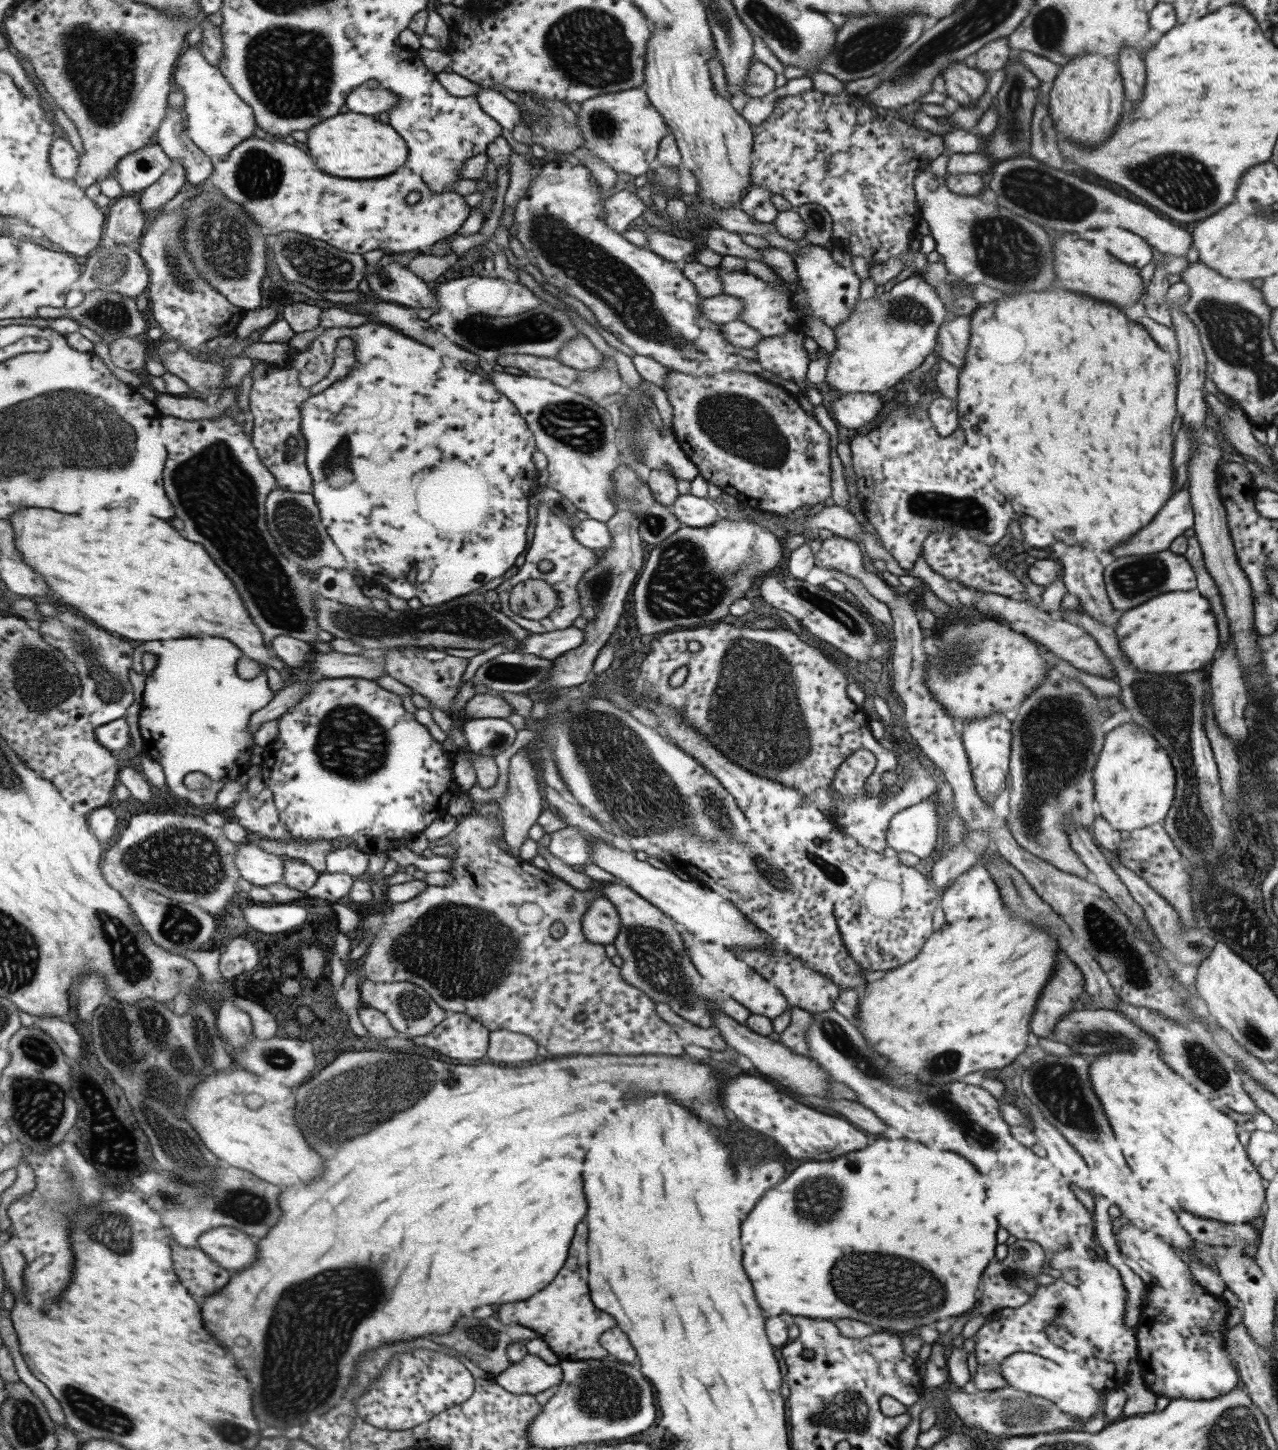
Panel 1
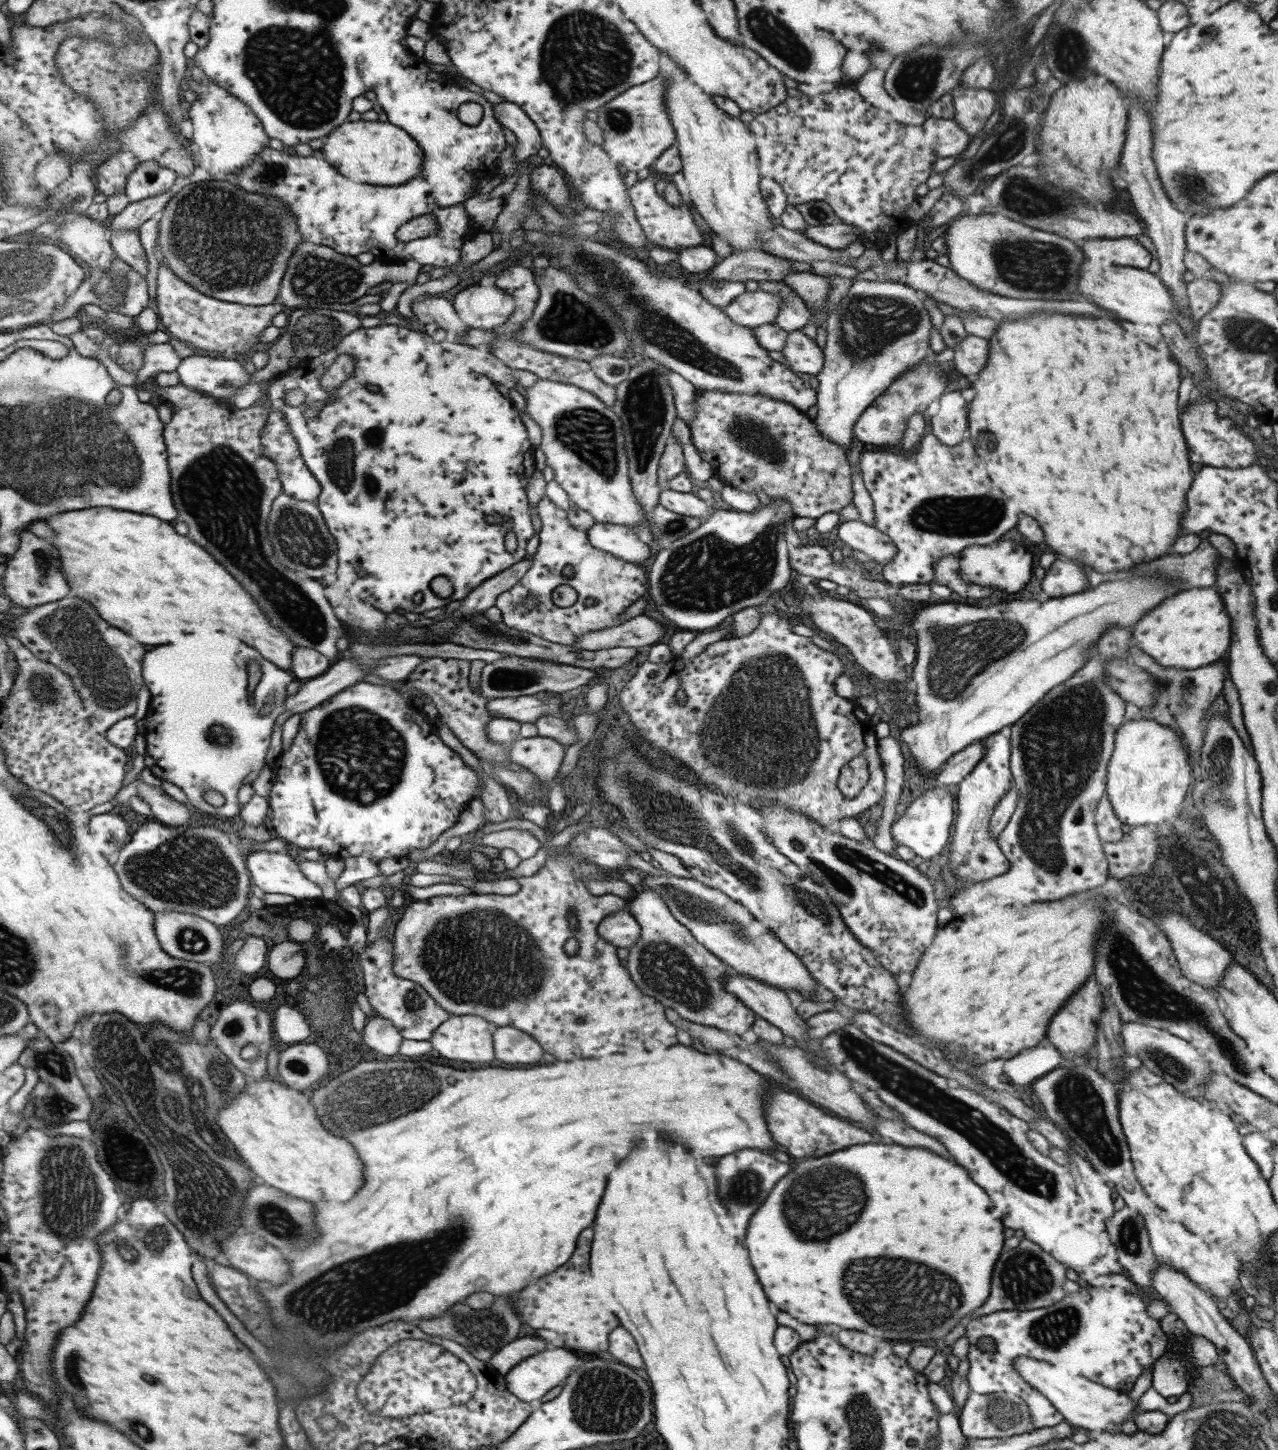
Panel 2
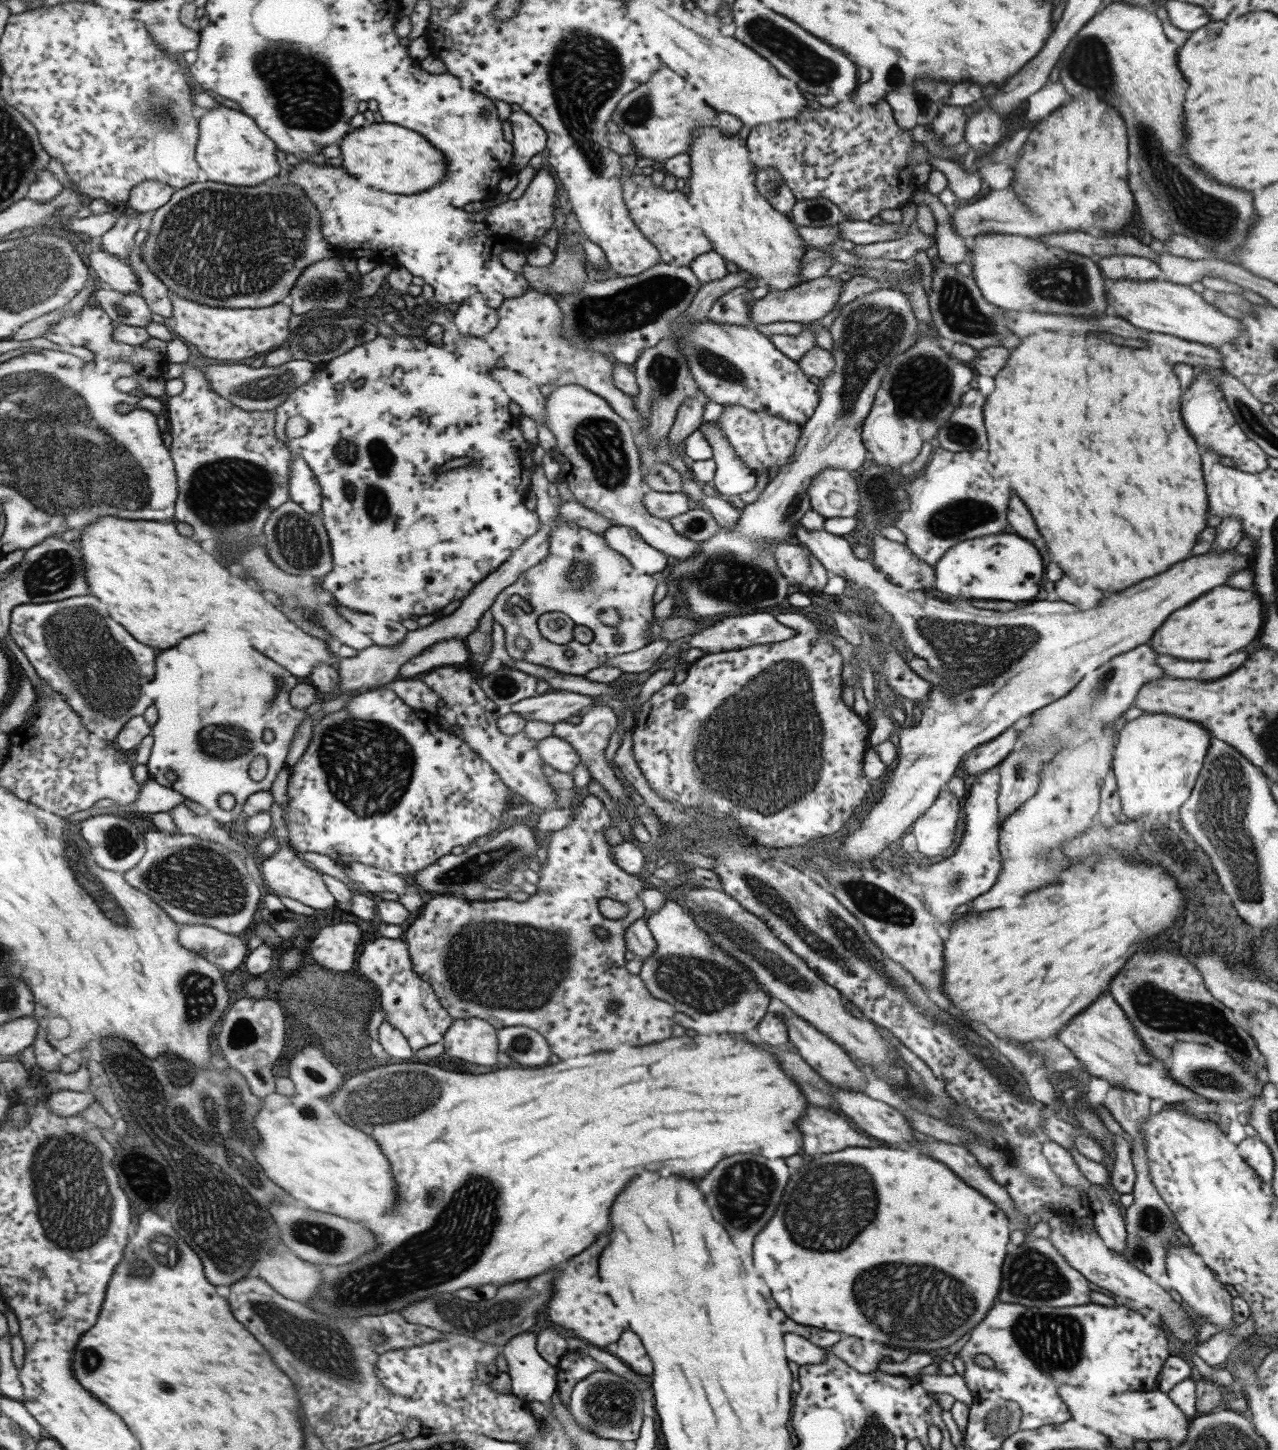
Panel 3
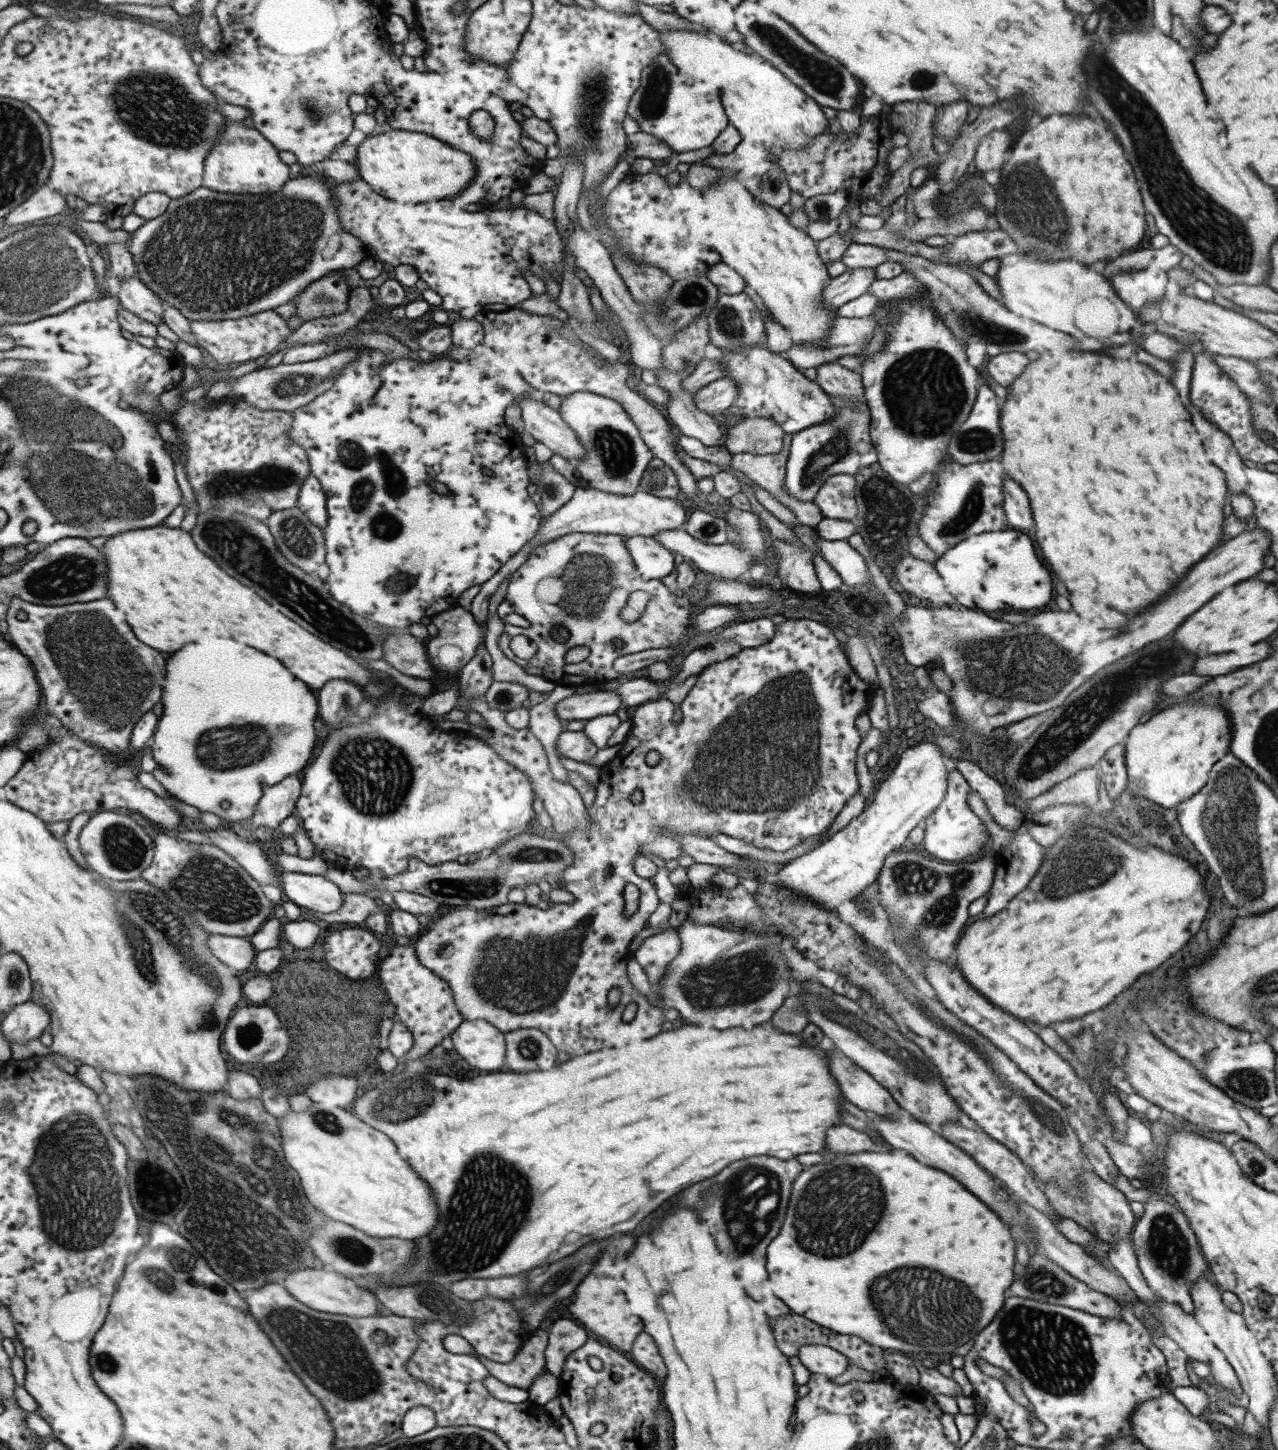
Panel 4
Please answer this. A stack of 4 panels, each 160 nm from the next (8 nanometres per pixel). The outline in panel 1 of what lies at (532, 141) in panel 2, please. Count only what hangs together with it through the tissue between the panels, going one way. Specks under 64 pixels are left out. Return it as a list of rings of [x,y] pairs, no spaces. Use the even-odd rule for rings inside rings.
[[[481,88],[481,92],[477,94],[477,100],[481,102],[481,107],[491,116],[497,120],[503,128],[510,131],[515,130],[517,124],[521,124],[523,114],[515,102],[511,102],[507,96],[503,96],[498,90],[493,88]]]

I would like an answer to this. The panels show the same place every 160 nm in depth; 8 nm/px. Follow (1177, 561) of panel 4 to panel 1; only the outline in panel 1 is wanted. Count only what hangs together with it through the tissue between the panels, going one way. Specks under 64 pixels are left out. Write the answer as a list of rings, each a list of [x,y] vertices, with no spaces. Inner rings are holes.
[[[1041,290],[1041,292],[1019,292],[1011,296],[1001,296],[983,303],[969,314],[969,340],[965,364],[957,375],[956,411],[958,428],[963,431],[966,443],[975,453],[978,467],[1000,493],[1011,502],[1011,507],[1021,516],[1033,518],[1039,526],[1051,532],[1053,546],[1061,542],[1091,546],[1093,552],[1109,552],[1109,548],[1125,542],[1141,526],[1145,526],[1155,512],[1165,504],[1171,494],[1173,472],[1171,472],[1171,420],[1175,418],[1176,371],[1169,356],[1157,348],[1151,335],[1133,320],[1113,308],[1107,302],[1093,300],[1083,294],[1073,294],[1067,290]]]

